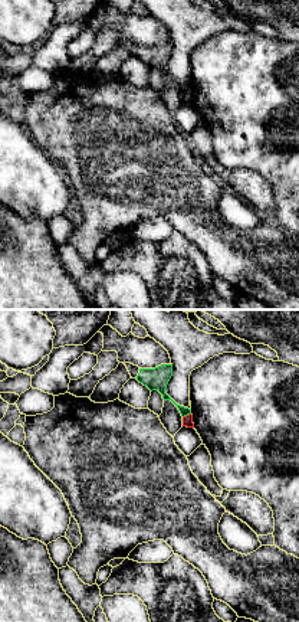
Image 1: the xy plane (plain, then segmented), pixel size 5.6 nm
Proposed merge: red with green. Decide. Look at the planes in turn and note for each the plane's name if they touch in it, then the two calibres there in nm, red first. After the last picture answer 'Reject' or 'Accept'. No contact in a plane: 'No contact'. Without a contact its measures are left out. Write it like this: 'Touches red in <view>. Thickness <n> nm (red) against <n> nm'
Touches red in xy. Thickness 60 nm (red) against 110 nm

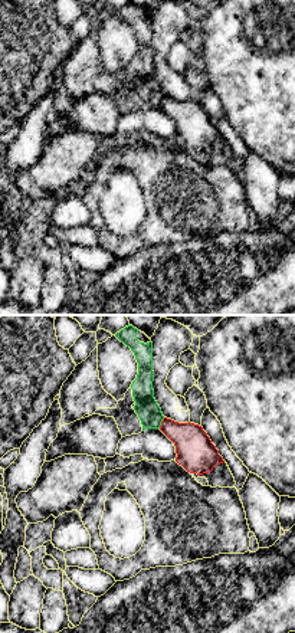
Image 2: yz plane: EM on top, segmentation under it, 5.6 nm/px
Touches red in yz. Thickness 220 nm (red) against 130 nm

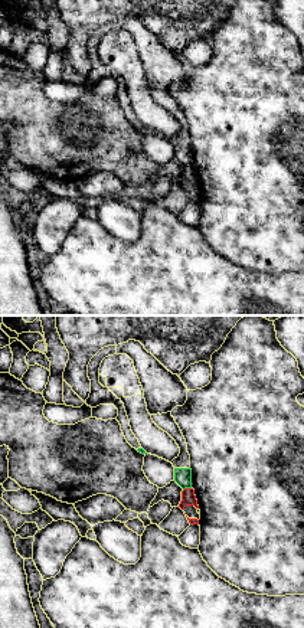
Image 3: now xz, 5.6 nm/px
Touches red in xz. Thickness 80 nm (red) against 100 nm

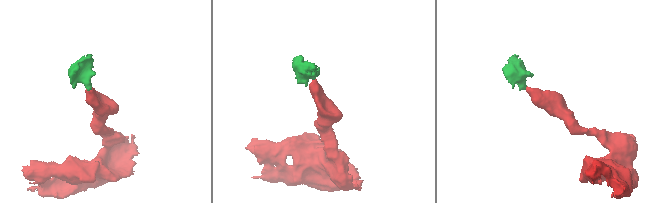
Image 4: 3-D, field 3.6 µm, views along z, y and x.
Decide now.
Reject

